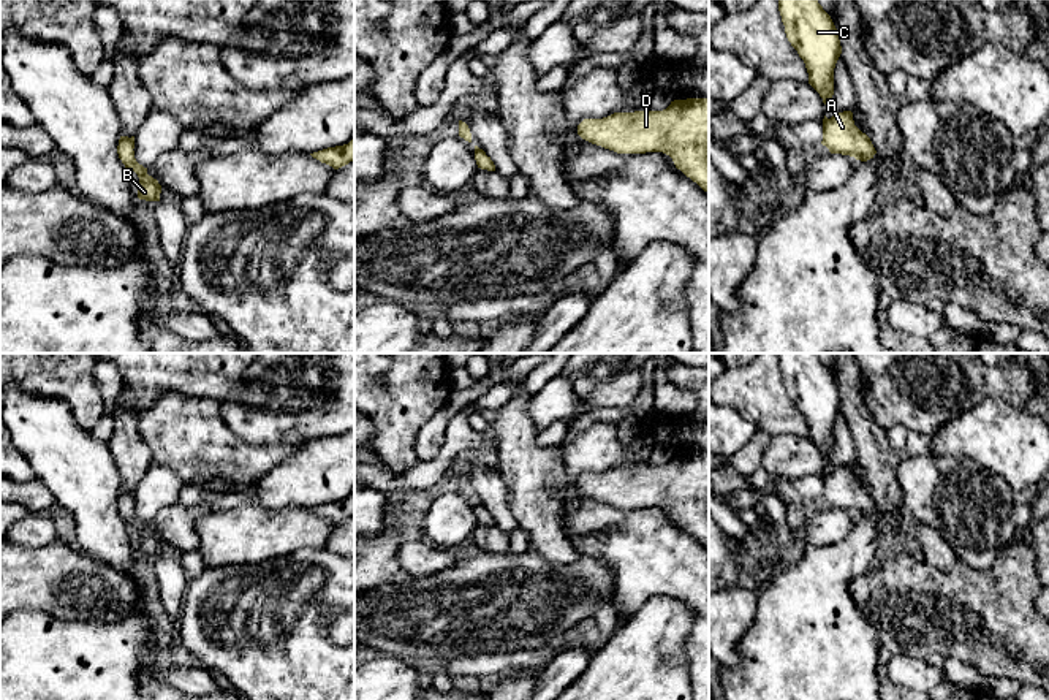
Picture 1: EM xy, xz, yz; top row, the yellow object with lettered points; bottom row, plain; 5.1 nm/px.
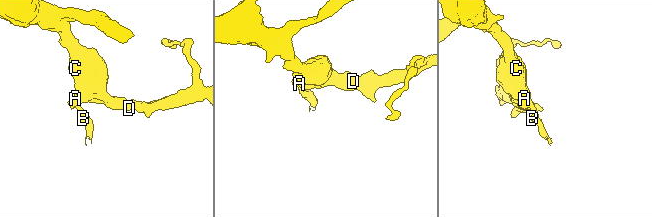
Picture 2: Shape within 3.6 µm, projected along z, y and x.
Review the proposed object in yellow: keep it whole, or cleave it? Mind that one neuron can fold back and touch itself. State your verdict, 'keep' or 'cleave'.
keep

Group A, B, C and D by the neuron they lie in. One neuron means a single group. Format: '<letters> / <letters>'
A B C D

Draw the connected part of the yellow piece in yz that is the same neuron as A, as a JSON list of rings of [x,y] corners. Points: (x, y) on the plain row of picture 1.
[[[851,466],[837,467],[831,474],[824,470],[821,499],[831,508],[850,510],[861,516],[877,508],[870,493],[854,480]]]

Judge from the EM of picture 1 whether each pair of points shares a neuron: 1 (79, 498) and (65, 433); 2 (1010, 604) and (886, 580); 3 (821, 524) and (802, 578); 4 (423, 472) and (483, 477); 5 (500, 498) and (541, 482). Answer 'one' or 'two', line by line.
1: one
2: one
3: two
4: two
5: two

